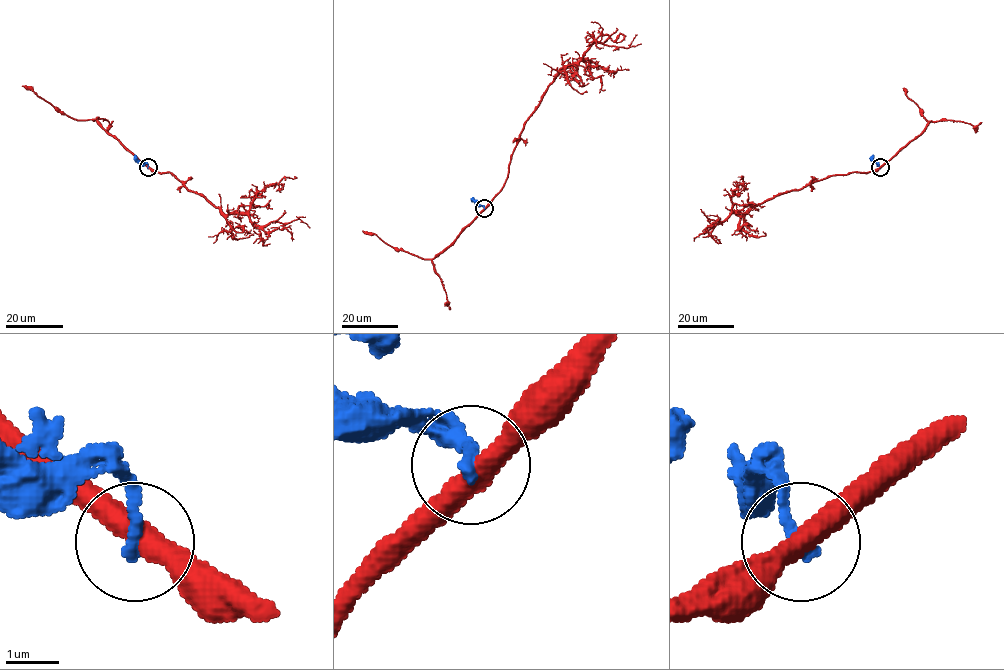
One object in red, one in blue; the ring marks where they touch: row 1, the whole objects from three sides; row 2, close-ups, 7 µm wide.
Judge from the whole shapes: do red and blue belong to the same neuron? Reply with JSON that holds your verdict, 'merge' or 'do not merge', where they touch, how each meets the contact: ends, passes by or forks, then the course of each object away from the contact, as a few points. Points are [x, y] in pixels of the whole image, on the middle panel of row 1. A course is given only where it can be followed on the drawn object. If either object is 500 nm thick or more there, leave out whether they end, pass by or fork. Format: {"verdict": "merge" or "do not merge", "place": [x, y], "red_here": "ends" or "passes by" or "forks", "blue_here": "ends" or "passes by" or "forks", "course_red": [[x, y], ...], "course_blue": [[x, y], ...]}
{"verdict": "do not merge", "place": [484, 208], "red_here": "passes by", "blue_here": "ends", "course_red": [[485, 208], [505, 182], [510, 157], [524, 121], [559, 73], [570, 68], [595, 43], [627, 48], [641, 43]], "course_blue": [[485, 208], [471, 202]]}

